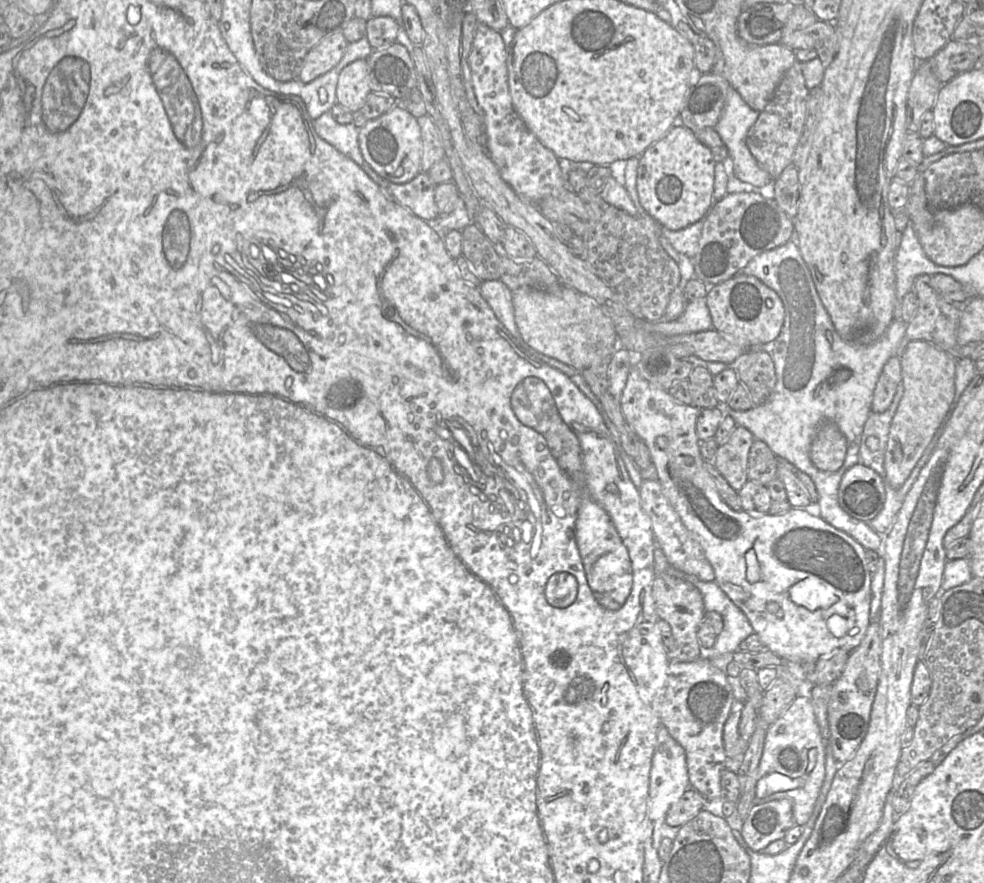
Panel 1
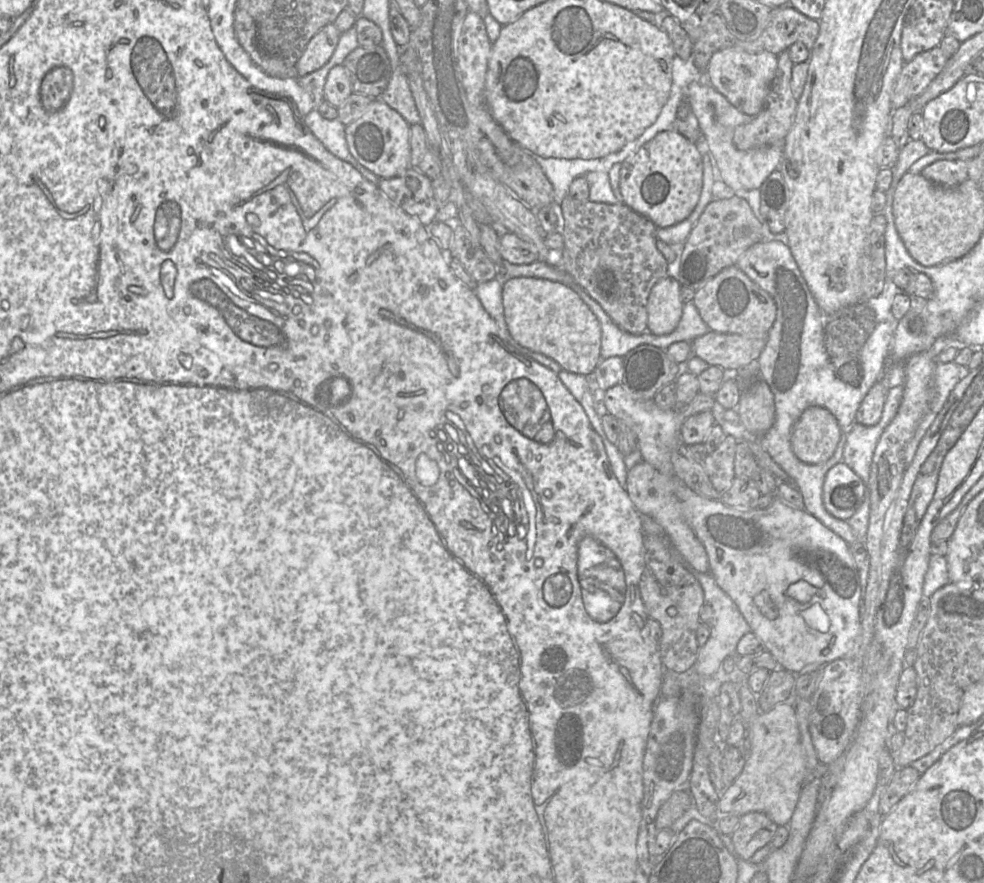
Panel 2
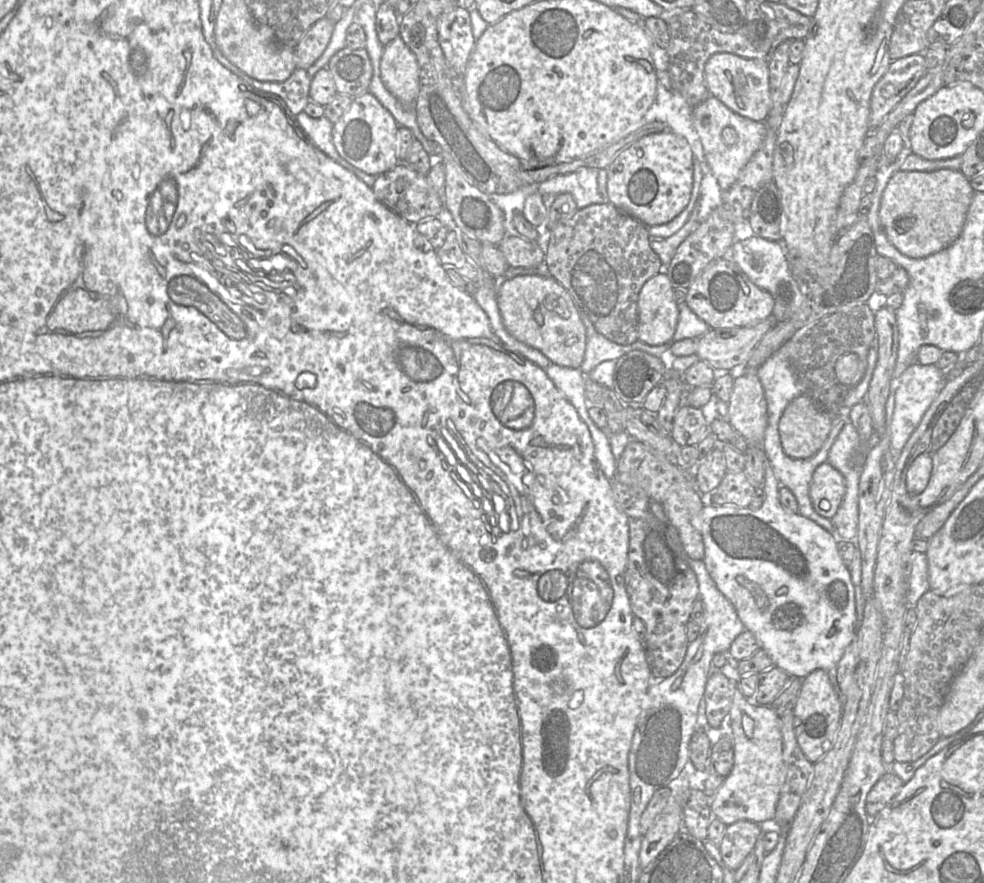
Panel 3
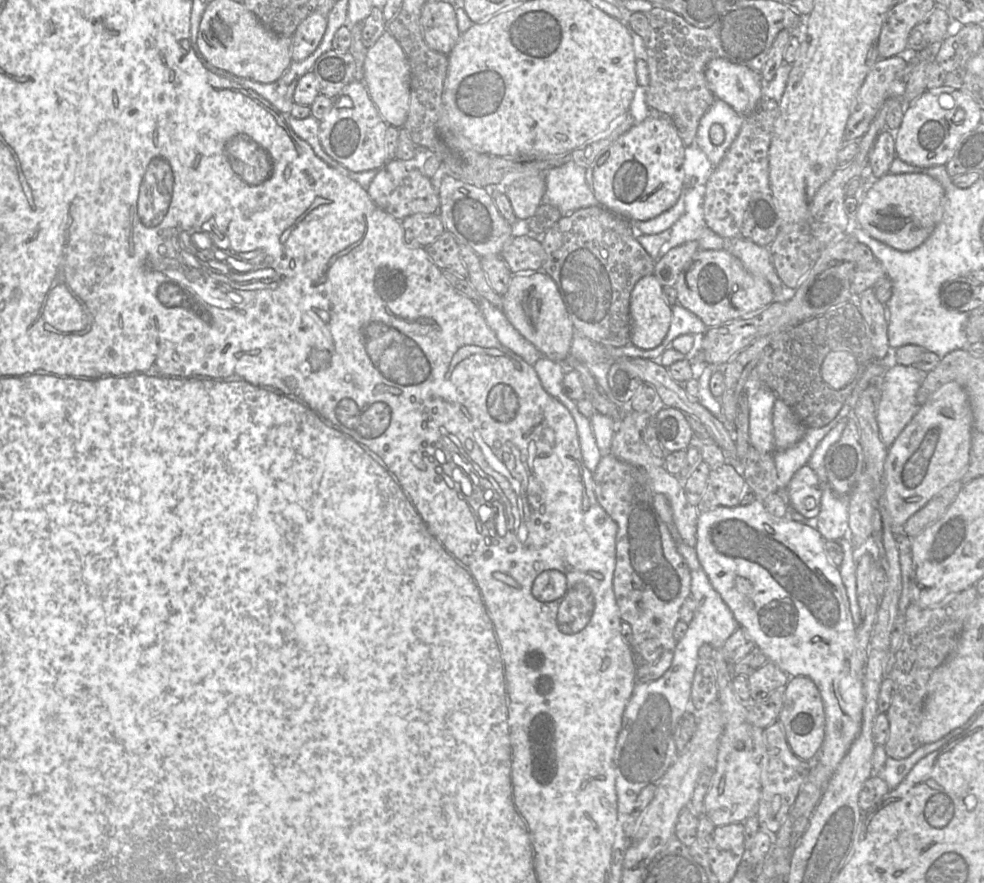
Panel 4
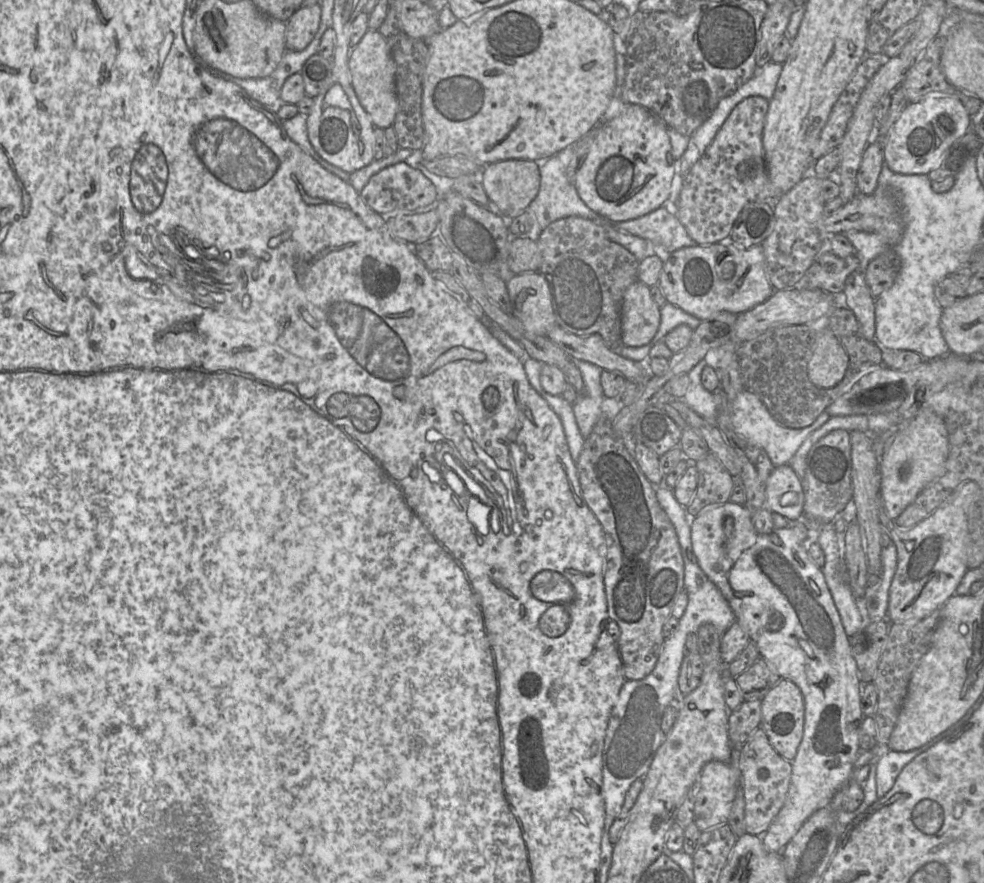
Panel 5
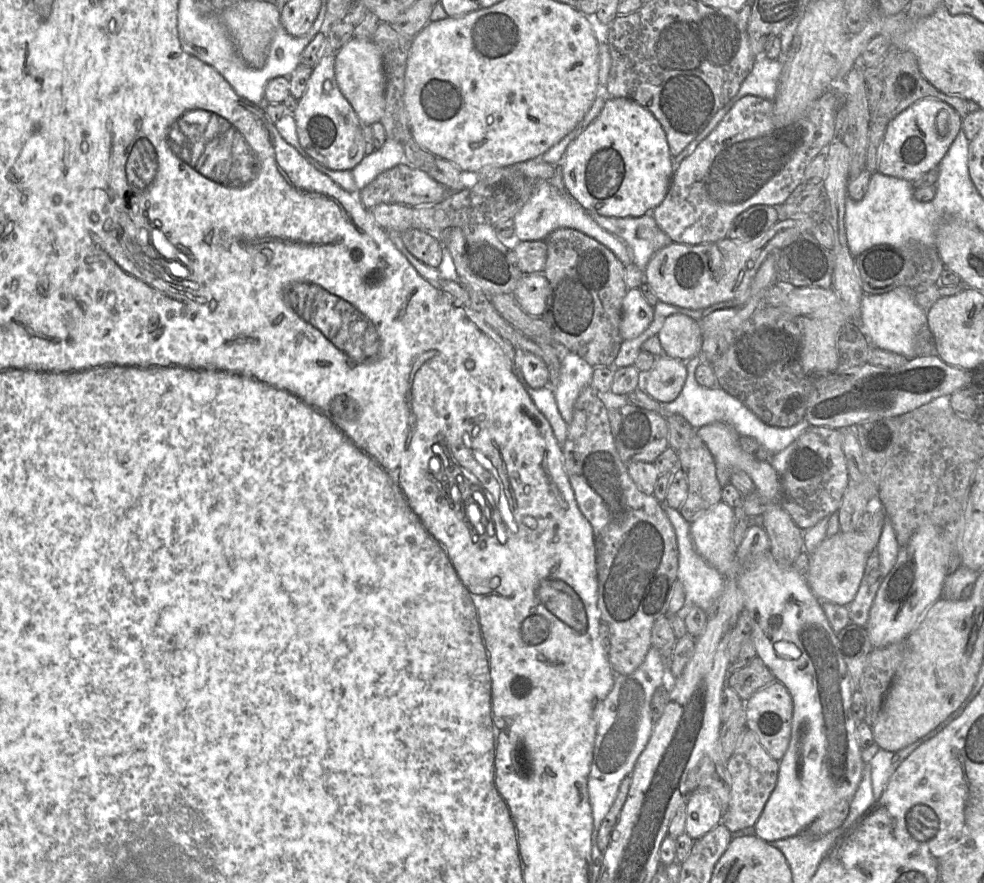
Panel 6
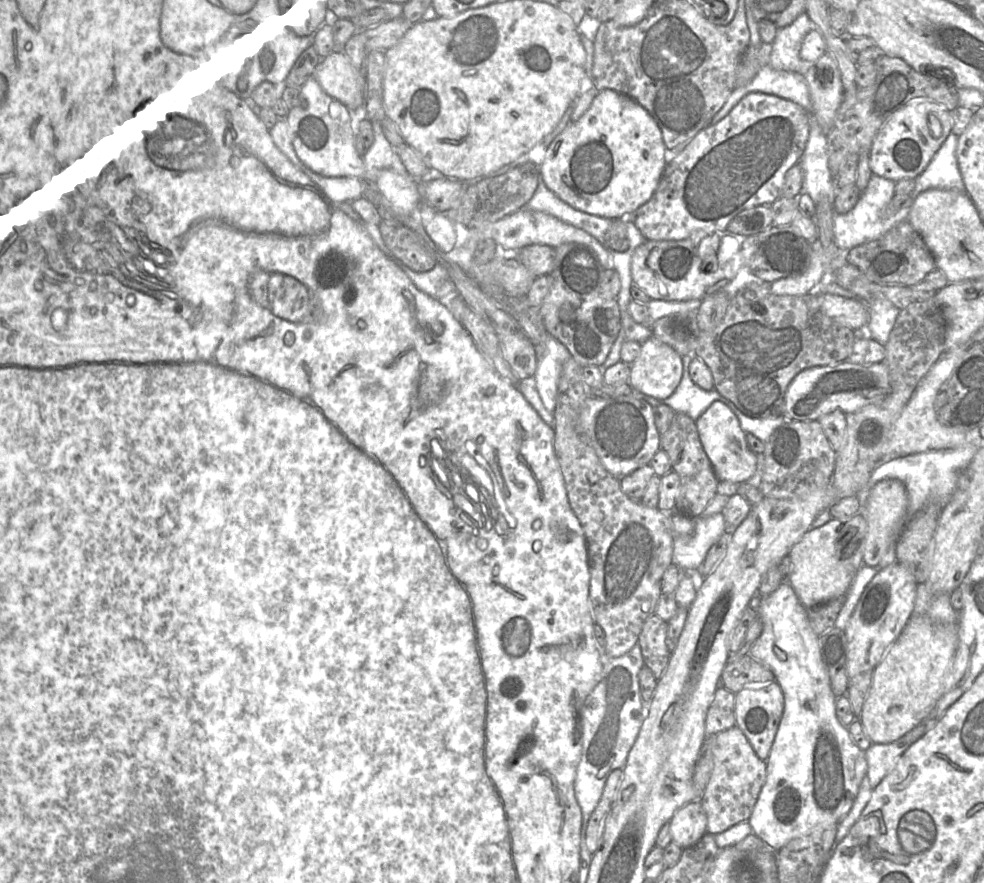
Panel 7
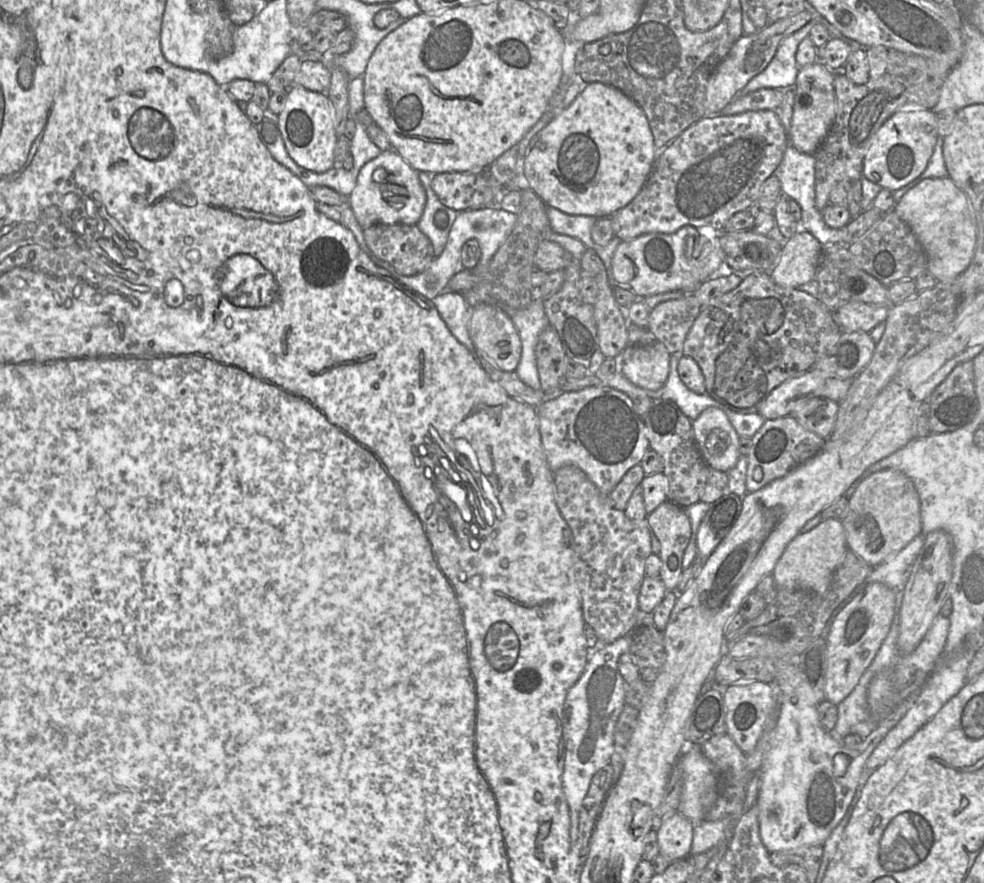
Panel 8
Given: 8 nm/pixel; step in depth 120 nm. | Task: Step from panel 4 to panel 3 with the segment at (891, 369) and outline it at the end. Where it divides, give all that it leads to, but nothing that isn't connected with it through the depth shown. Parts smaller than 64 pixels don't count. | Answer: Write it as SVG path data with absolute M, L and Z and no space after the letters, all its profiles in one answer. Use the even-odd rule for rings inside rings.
M914 363L902 373L898 380L894 378L893 374L892 390L895 390L895 407L891 423L887 425L887 434L890 436L895 461L947 380L945 372L935 364L922 365Z

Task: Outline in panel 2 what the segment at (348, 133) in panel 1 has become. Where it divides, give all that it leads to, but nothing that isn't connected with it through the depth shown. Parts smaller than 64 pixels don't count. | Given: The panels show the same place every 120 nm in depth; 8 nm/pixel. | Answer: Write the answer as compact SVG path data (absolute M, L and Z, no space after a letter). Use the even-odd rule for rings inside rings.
M317 109L304 116L304 122L312 134L334 156L350 164L359 172L361 164L351 154L346 137L345 125L339 119L326 119Z

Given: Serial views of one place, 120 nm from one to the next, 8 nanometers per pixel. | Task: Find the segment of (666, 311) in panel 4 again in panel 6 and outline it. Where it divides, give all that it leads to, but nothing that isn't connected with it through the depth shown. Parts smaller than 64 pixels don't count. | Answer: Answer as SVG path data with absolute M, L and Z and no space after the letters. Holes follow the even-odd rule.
M638 288L629 289L622 302L620 334L623 340L631 340L642 334L651 324L654 307L643 298Z

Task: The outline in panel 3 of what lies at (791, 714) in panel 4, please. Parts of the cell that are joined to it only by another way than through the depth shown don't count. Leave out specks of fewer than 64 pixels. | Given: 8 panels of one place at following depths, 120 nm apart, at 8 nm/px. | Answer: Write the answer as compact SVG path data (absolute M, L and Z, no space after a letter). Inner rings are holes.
M817 669L802 679L800 694L792 712L797 743L805 757L815 763L833 744L843 712L843 704L824 670Z

